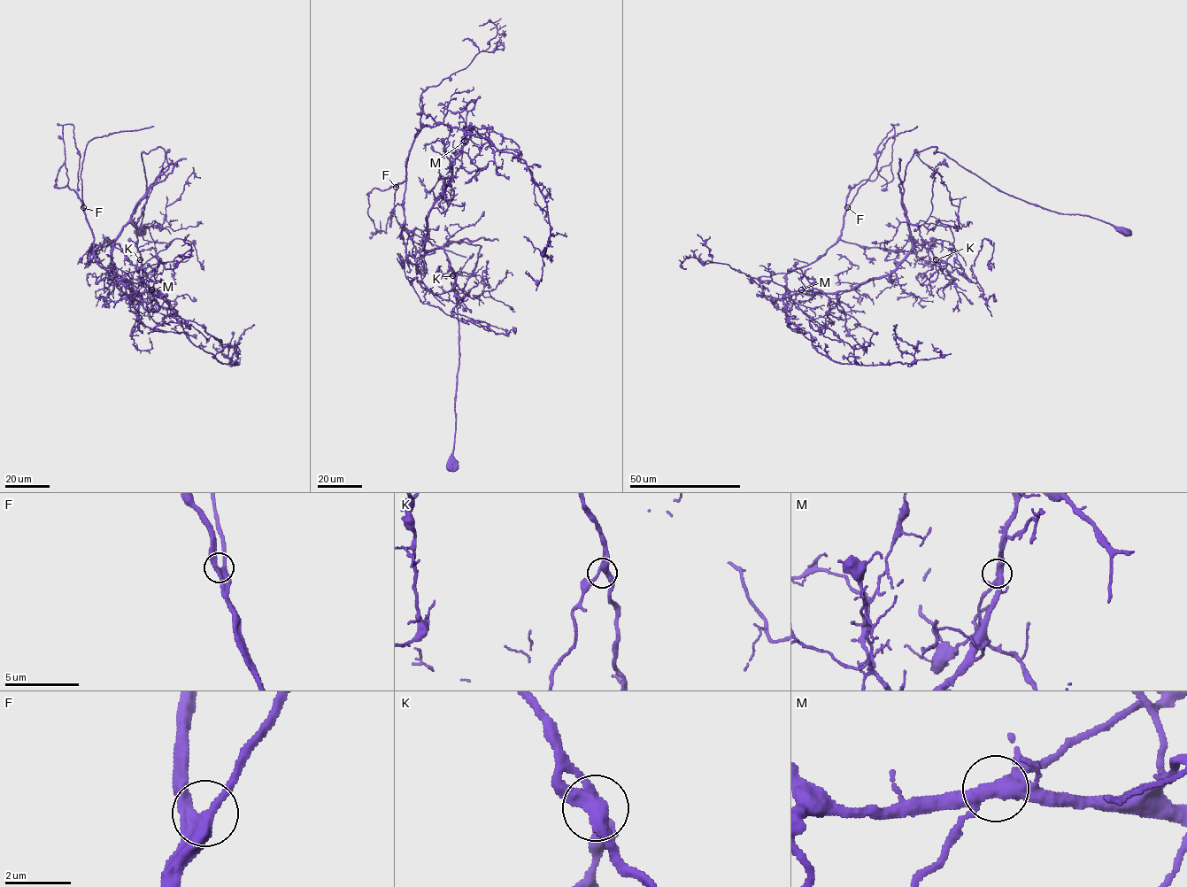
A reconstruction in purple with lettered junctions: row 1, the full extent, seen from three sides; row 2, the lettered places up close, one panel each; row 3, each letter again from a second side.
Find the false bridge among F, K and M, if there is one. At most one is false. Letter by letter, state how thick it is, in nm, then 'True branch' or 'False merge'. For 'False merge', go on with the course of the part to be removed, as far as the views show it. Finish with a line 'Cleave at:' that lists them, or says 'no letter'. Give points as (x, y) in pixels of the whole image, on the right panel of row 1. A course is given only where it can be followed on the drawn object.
F: Thickness 360 nm. True branch
K: Thickness 360 nm. True branch
M: Thickness 380 nm. False merge. Course of the part to remove: (801, 289), (788, 311), (772, 303), (788, 273), (839, 240), (913, 251), (975, 283), (986, 238), (991, 270)
Cleave at: M

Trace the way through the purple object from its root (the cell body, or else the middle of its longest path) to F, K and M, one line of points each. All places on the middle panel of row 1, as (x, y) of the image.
F: (452, 465), (454, 280), (470, 275), (481, 246), (426, 250), (409, 236), (405, 243), (405, 180), (396, 187)
K: (452, 465), (454, 280), (469, 276), (478, 257), (473, 273), (454, 272), (448, 258), (452, 275)
M: (452, 465), (454, 280), (470, 275), (481, 246), (450, 242), (426, 251), (424, 241), (428, 212), (464, 141)

